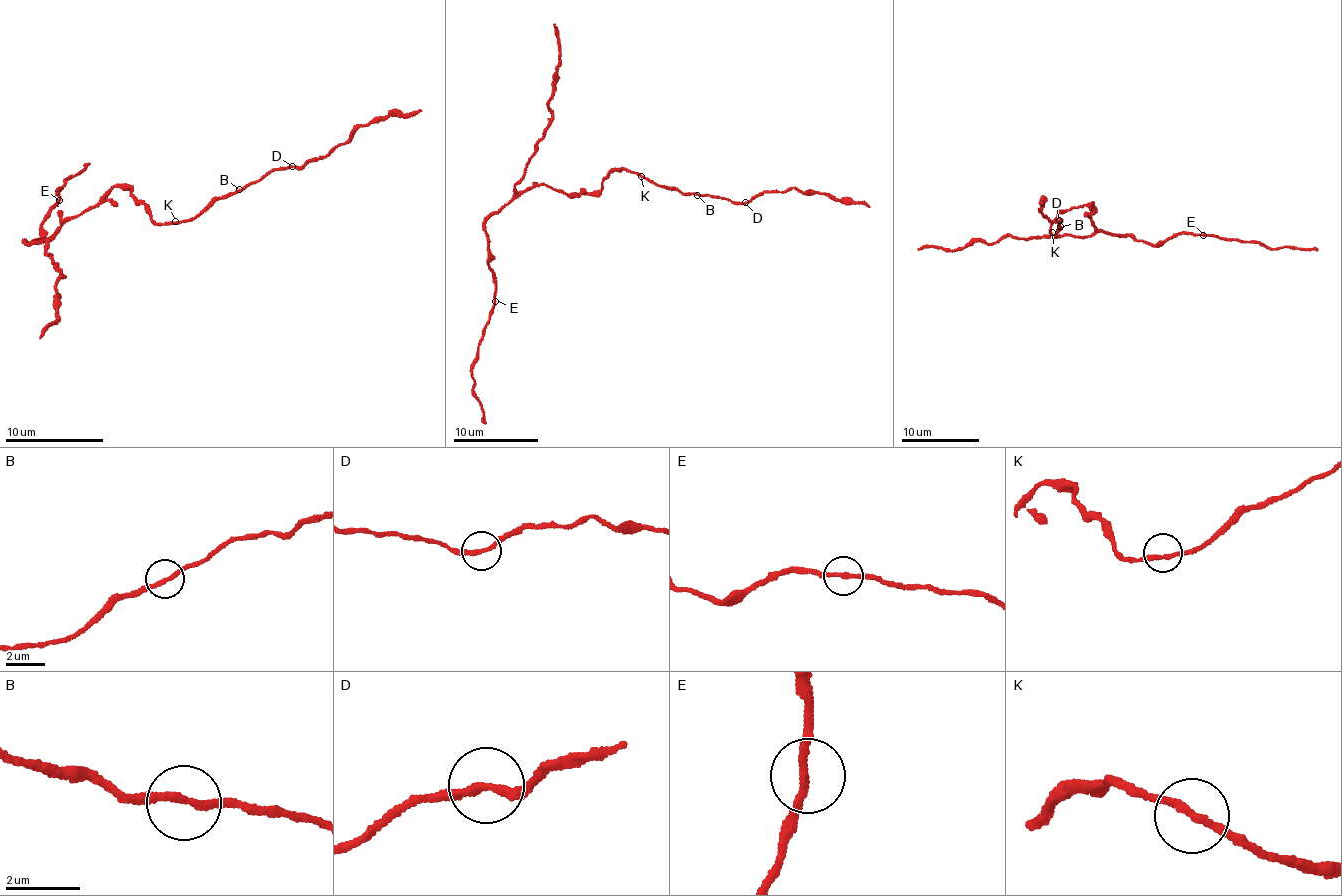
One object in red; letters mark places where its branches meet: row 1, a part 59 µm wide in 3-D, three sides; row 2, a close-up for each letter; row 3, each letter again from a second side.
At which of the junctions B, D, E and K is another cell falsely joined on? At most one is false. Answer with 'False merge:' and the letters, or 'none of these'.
False merge: none of these

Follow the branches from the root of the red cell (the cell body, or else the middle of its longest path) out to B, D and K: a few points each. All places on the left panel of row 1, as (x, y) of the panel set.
B: (110, 190), (115, 186), (127, 187), (154, 221), (171, 224), (191, 220), (227, 194), (234, 194), (239, 189)
D: (110, 190), (127, 187), (154, 221), (180, 223), (273, 170), (292, 167)
K: (110, 190), (115, 186), (127, 187), (154, 221), (169, 224), (175, 221)

